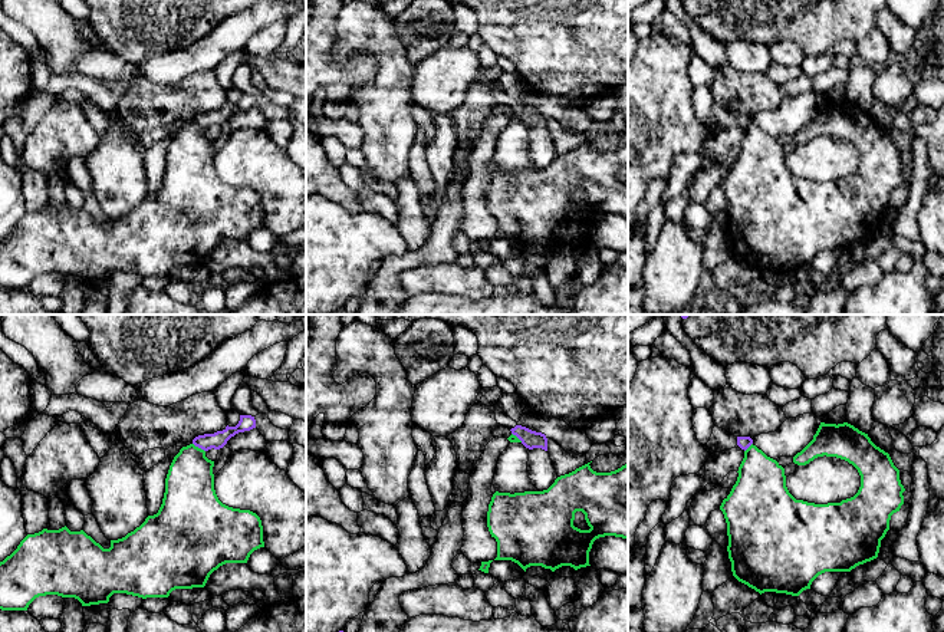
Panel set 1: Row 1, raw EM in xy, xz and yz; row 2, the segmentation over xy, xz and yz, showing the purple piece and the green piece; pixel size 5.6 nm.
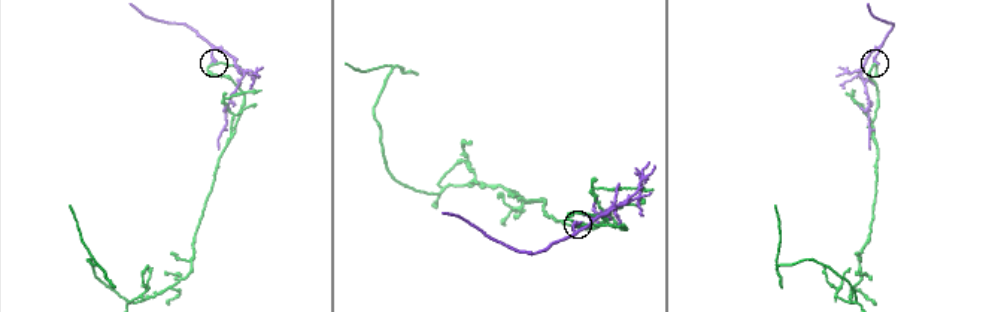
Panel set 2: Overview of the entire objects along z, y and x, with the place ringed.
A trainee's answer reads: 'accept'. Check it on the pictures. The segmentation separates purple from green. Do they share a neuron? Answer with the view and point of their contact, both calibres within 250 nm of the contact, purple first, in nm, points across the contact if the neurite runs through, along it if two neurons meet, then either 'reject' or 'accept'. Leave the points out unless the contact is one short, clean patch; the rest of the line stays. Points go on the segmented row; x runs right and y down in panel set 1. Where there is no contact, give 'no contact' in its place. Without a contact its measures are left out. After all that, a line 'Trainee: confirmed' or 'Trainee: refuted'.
contact xy (199, 447); calibres 90 and 280 nm; border xy (193, 443), (204, 451); reject
Trainee: refuted

